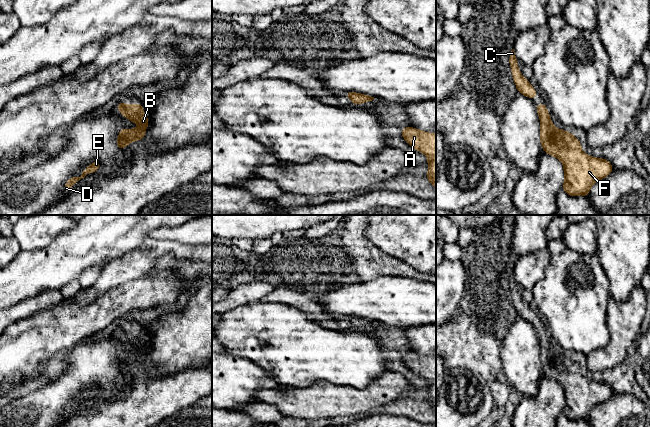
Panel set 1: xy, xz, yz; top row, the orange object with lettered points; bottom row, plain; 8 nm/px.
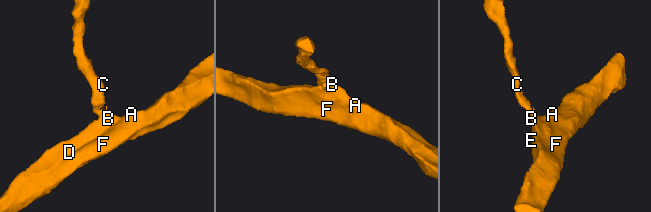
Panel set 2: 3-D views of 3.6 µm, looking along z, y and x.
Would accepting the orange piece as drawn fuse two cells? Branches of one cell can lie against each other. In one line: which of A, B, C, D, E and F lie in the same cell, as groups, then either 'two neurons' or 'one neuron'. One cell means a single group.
A B C D E F; one neuron

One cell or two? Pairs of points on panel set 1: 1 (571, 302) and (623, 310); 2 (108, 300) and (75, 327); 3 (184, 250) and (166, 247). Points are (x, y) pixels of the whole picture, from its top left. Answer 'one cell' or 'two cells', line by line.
1: two cells
2: one cell
3: one cell

